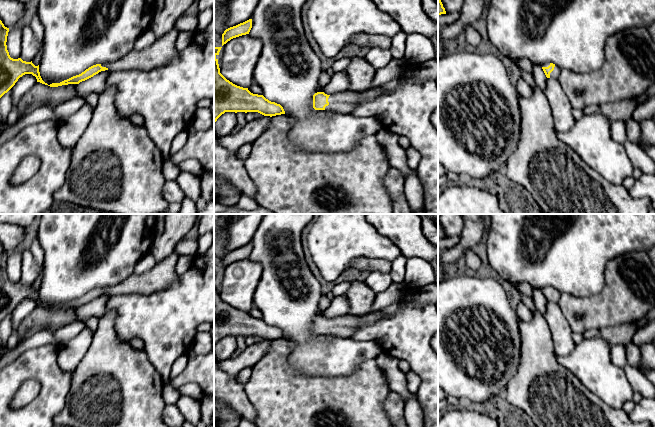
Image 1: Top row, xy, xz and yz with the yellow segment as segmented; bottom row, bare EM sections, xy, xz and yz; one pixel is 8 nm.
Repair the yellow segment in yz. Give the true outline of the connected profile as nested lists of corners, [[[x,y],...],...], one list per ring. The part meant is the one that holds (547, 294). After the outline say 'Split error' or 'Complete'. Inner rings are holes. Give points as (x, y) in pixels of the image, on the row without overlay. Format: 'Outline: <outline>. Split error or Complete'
Outline: [[[544,287],[542,289],[542,293],[546,299],[547,302],[556,302],[558,303],[560,298],[560,293],[553,287]]]. Split error

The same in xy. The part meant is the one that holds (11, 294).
Outline: [[[0,244],[0,322],[23,299],[32,298],[37,303],[37,307],[22,321],[17,329],[17,334],[21,337],[36,326],[43,326],[47,331],[53,332],[75,321],[76,310],[101,295],[108,294],[110,297],[114,297],[133,293],[150,294],[165,289],[171,282],[180,277],[176,273],[179,255],[173,252],[143,274],[132,274],[117,285],[93,289],[79,299],[60,307],[48,309],[40,300],[39,289],[35,290],[32,285],[26,286],[21,282],[13,283],[10,281],[6,269],[8,256],[9,252],[5,251]]]. Split error

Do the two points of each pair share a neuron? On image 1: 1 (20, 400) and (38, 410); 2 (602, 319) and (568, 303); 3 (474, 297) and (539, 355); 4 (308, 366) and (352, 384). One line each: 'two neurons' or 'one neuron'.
1: two neurons
2: one neuron
3: two neurons
4: two neurons

